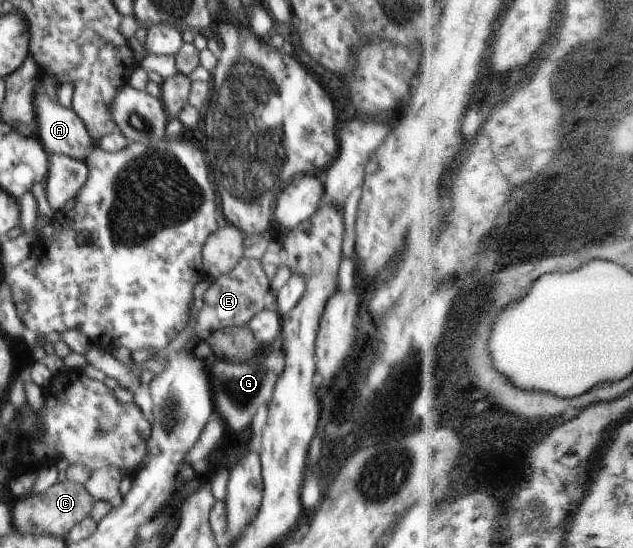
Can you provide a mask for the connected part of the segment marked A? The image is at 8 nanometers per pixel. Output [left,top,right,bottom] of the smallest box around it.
[32,70,96,161]

